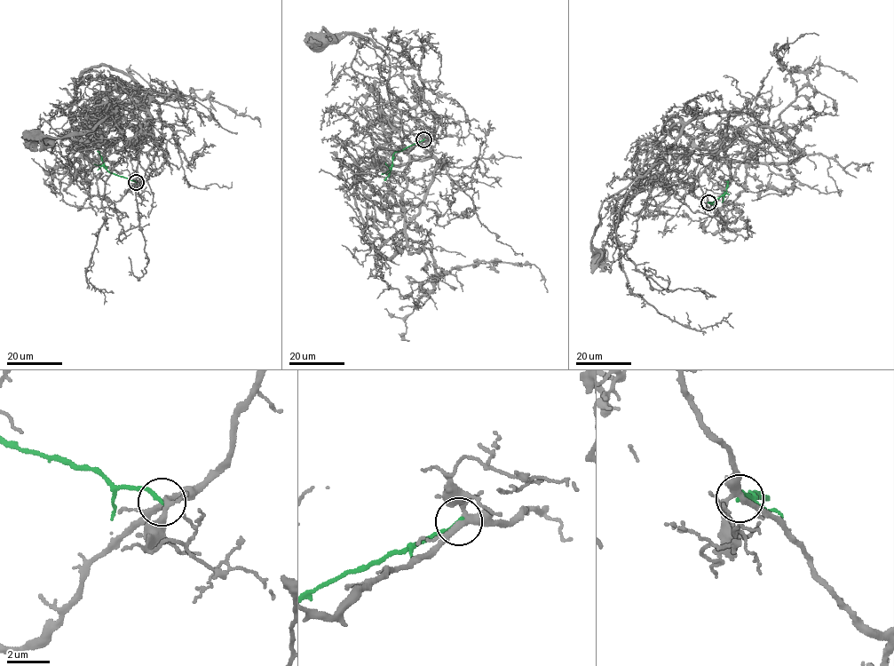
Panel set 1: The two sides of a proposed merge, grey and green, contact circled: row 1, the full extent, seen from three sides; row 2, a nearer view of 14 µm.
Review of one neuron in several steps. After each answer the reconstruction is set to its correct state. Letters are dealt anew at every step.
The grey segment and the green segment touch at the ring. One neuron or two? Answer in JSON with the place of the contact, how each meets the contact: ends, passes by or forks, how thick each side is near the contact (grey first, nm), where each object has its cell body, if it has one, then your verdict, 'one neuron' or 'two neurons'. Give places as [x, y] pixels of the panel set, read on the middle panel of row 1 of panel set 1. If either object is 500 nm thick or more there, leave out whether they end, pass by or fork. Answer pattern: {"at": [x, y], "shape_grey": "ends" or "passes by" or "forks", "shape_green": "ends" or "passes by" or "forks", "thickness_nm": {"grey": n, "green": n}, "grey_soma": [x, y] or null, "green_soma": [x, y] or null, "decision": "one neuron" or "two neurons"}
{"at": [423, 139], "shape_grey": "forks", "shape_green": "ends", "thickness_nm": {"grey": 240, "green": 190}, "grey_soma": [316, 41], "green_soma": null, "decision": "two neurons"}

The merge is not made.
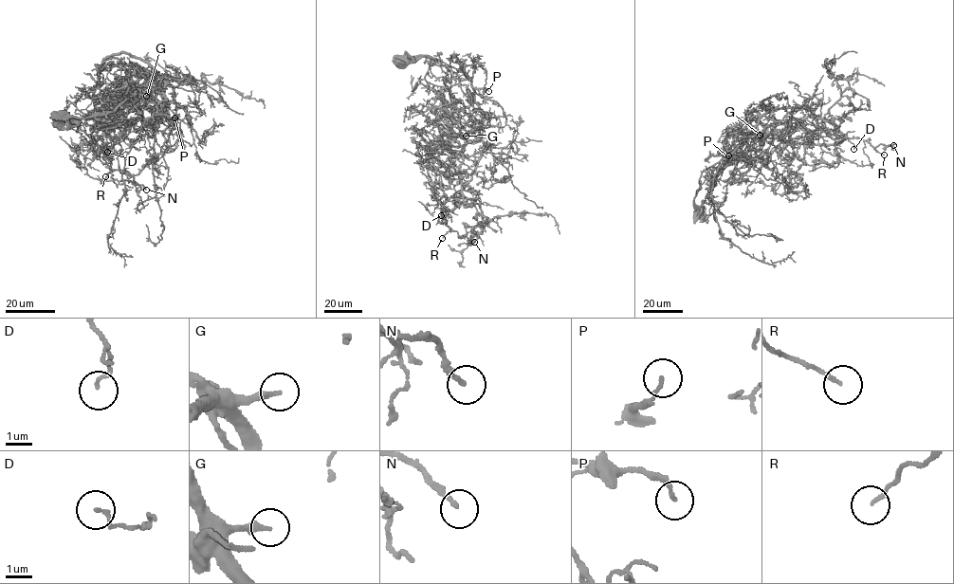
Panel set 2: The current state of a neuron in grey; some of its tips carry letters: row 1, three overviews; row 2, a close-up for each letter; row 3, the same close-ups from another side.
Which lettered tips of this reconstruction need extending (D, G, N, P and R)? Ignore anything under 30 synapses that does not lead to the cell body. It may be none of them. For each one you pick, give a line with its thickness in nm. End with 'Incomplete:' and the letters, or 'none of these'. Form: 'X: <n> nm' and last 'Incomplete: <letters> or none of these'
G: 240 nm
P: 120 nm
Incomplete: G, P

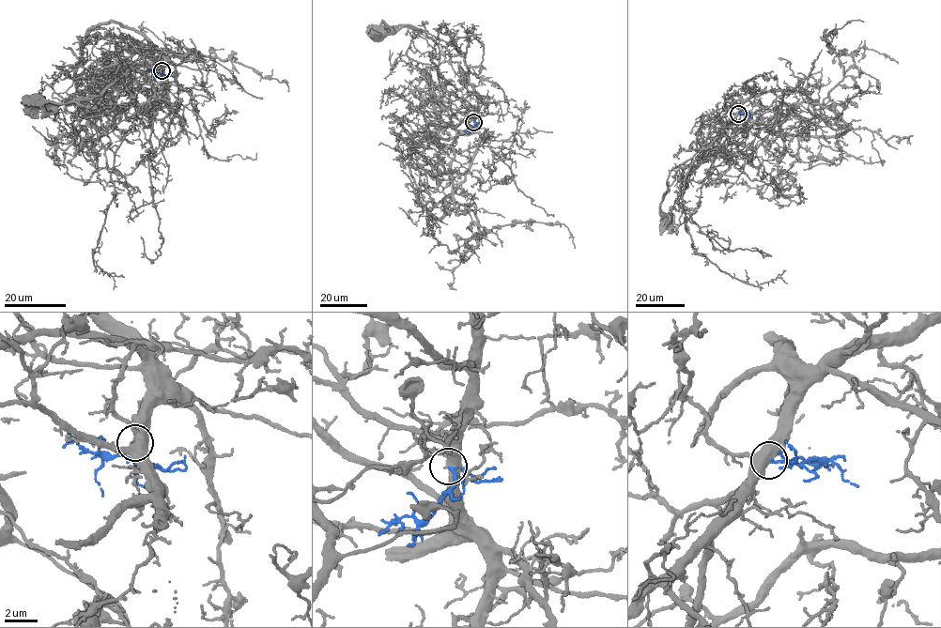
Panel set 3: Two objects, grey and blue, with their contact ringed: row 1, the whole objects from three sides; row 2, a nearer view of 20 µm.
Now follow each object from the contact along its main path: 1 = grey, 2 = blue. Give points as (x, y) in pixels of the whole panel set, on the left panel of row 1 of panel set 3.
1: (161, 70), (162, 54), (145, 50), (124, 59), (118, 79), (100, 95), (61, 103), (39, 96), (34, 99)
2: (161, 70), (161, 74), (148, 71)

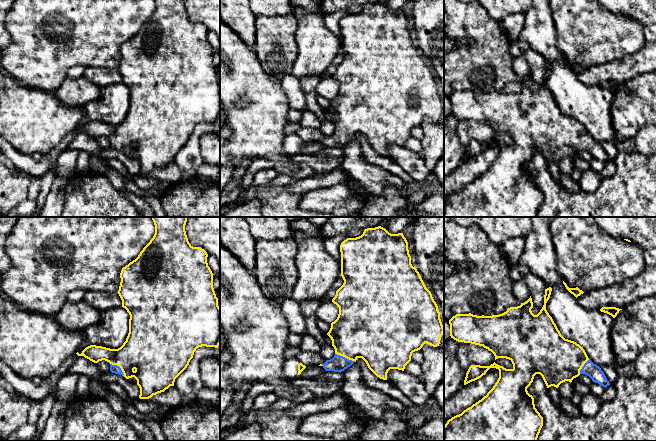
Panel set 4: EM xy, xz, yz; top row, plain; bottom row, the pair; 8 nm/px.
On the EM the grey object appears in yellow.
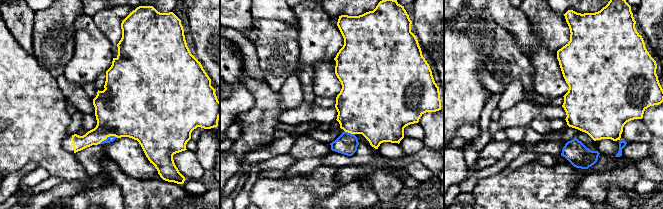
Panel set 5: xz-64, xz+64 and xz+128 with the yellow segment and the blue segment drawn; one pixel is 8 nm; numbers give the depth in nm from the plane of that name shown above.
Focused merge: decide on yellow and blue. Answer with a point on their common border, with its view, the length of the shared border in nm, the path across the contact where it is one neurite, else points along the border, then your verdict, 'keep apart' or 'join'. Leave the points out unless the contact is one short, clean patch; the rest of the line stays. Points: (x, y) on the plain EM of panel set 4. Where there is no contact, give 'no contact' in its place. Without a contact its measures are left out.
contact xz (345, 133); length 180 nm; way xz (362, 107), (349, 120), (345, 133), (338, 139); join

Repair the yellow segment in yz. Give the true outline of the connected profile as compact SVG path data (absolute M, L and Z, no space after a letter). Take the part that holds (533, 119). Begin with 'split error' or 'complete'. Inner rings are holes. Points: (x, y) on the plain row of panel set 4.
split error; M552 64L545 65L544 81L537 91L531 87L532 74L520 82L492 92L456 90L449 96L450 112L458 118L471 119L491 127L495 136L509 135L512 145L495 138L490 142L471 141L464 161L481 154L490 144L499 146L499 154L493 164L481 176L449 195L444 201L444 217L537 217L543 202L543 193L535 184L534 174L527 167L534 152L540 150L547 164L556 164L565 157L570 159L580 150L589 152L603 163L610 161L604 148L587 132L583 123L565 115L546 86Z

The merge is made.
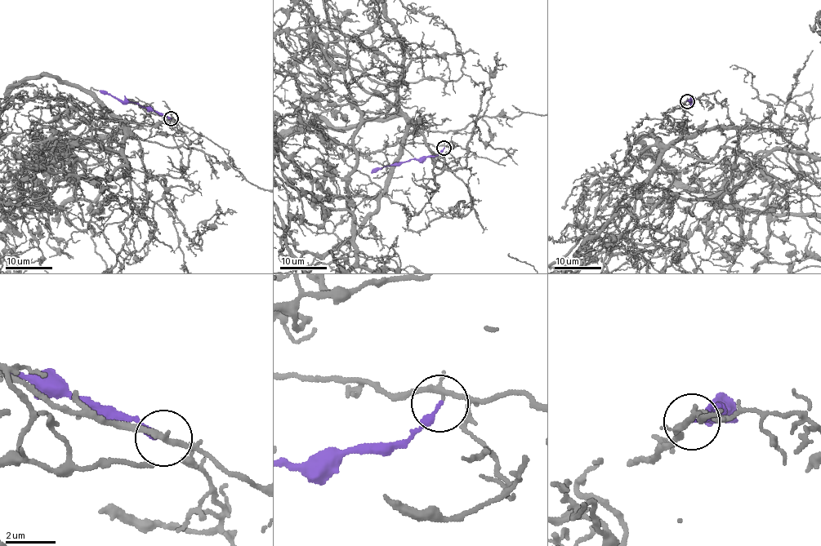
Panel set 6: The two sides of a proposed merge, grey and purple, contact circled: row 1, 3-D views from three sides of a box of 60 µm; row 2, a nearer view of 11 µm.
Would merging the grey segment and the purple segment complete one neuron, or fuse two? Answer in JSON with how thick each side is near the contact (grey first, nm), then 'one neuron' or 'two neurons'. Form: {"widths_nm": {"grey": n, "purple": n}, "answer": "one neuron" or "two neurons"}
{"widths_nm": {"grey": 200, "purple": 240}, "answer": "one neuron"}

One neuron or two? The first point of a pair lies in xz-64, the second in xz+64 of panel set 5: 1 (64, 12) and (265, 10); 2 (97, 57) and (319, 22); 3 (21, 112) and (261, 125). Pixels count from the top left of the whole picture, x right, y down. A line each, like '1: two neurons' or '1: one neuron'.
1: two neurons
2: one neuron
3: one neuron

